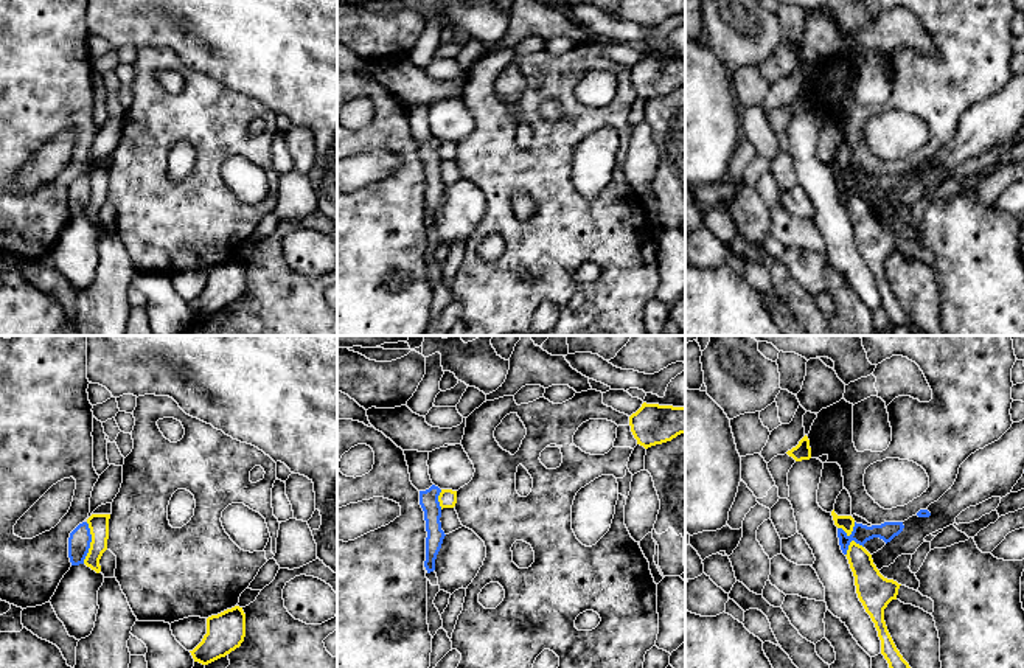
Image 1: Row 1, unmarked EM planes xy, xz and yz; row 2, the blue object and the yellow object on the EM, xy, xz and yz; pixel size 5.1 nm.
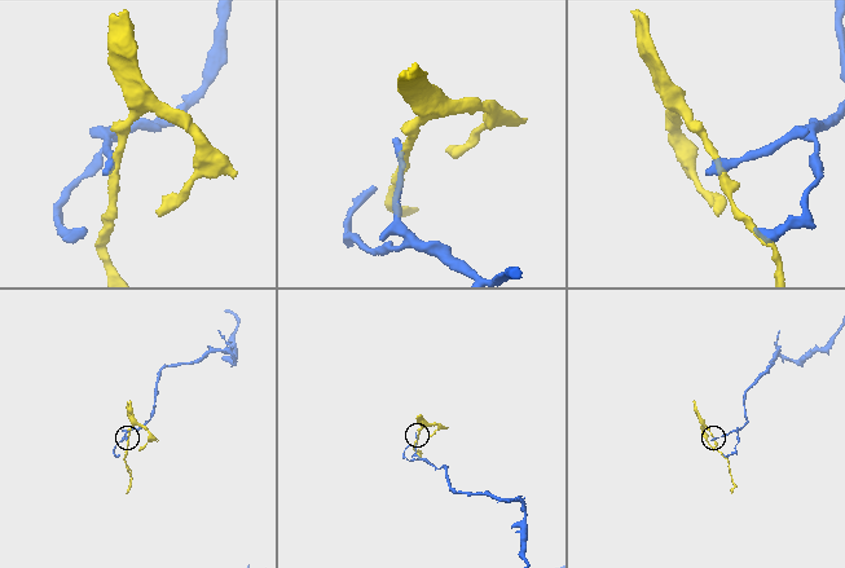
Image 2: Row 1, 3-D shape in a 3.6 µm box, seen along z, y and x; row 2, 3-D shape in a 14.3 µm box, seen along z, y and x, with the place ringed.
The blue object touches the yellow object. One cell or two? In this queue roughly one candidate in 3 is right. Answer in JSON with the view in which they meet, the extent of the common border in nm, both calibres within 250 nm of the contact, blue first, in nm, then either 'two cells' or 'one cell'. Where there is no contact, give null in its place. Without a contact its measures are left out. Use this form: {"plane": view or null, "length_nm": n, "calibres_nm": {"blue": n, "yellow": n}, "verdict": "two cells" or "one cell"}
{"plane": "xy", "length_nm": 220, "calibres_nm": {"blue": 120, "yellow": 110}, "verdict": "two cells"}

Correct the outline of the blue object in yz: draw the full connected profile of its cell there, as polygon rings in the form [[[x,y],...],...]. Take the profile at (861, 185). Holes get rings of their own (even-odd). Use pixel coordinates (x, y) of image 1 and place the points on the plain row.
[[[855,174],[850,188],[842,180],[838,180],[839,197],[842,205],[847,207],[852,193],[864,199],[867,193],[879,190],[887,196],[895,188],[898,188],[903,183],[903,180],[904,180],[903,174],[884,174],[881,177],[872,177],[872,179]]]

